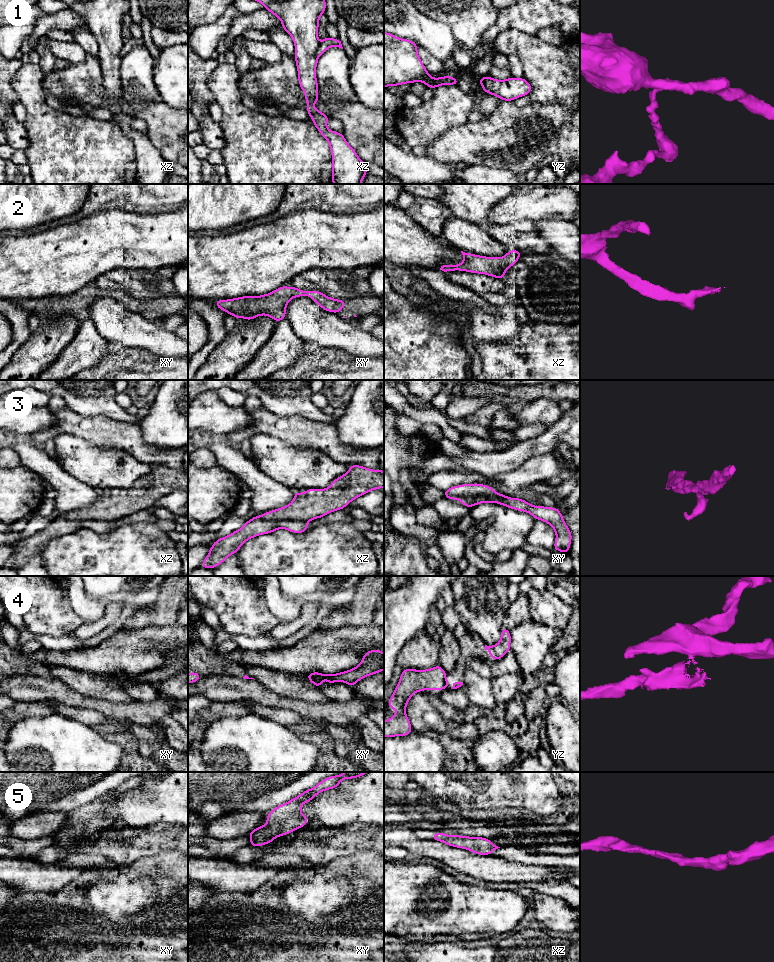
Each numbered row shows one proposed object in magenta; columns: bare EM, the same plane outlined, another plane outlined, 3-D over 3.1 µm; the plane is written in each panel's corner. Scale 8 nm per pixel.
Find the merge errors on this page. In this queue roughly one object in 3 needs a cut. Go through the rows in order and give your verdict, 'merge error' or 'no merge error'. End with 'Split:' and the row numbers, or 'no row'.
1: merge error
2: no merge error
3: no merge error
4: merge error
5: no merge error
Split: 1, 4

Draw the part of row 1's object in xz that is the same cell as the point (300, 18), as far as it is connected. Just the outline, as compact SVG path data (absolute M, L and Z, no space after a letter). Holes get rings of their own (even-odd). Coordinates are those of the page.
M255 0L265 6L274 16L281 20L282 28L292 37L295 45L295 61L298 71L299 86L305 93L308 115L313 120L313 125L320 134L328 141L332 154L332 182L333 184L361 184L366 176L367 168L356 154L356 151L347 143L343 133L337 133L327 128L329 117L316 110L314 103L319 100L318 83L316 78L316 56L319 40L318 27L319 17L325 14L325 0Z

